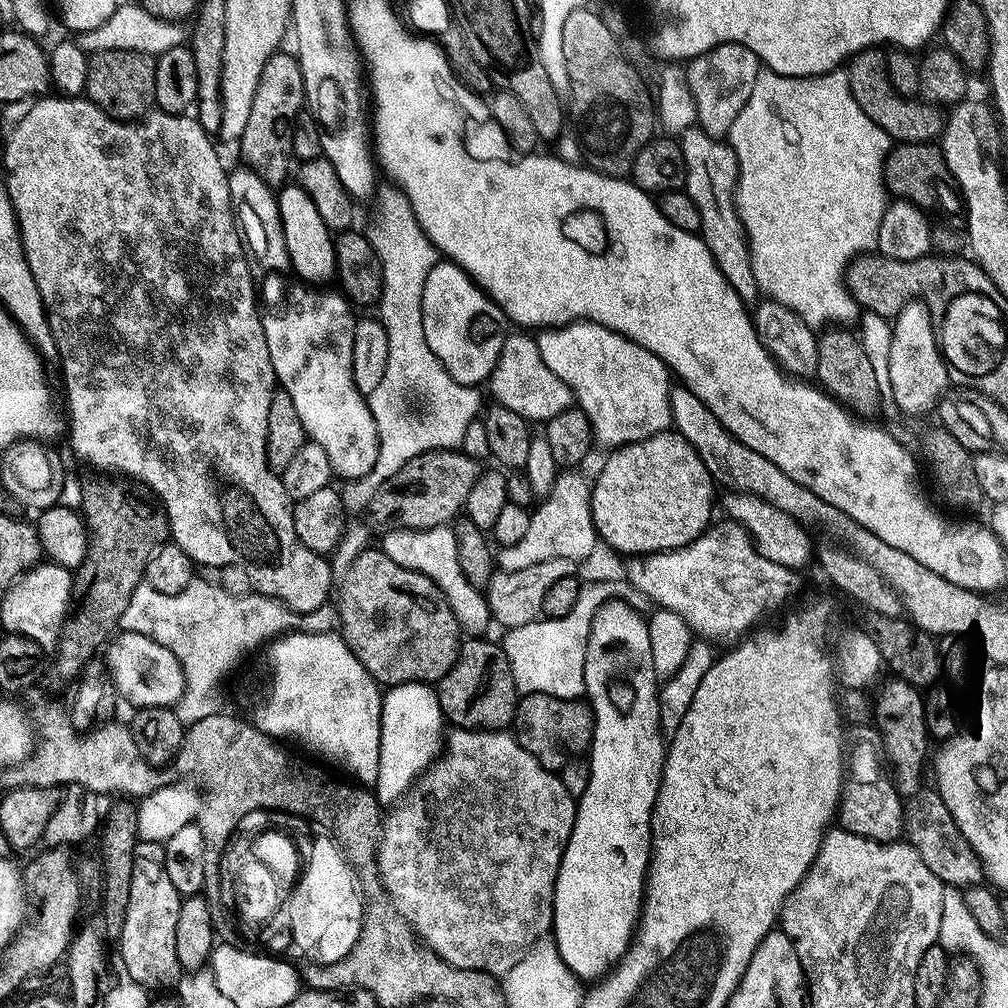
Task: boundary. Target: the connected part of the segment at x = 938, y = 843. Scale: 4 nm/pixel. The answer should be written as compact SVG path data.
M924 786L914 795L907 797L904 805L904 836L911 844L926 867L947 887L961 890L971 888L974 884L984 884L986 873L984 864L978 858L974 846L962 834L958 822L954 822L954 814L950 814L950 806L942 802L940 793L935 787Z

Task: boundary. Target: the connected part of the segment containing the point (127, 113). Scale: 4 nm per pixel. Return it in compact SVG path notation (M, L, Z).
M102 50L91 53L84 87L87 99L116 120L139 120L147 116L156 103L156 59L138 50Z

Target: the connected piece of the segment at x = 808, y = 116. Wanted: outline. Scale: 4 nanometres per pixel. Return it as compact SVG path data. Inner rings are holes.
M837 70L821 76L783 76L777 72L760 71L754 82L754 90L750 90L750 98L746 106L742 106L742 110L734 118L726 134L726 140L732 145L738 162L740 173L736 179L736 209L740 215L744 233L748 236L754 278L758 282L760 292L782 306L797 310L805 310L804 308L855 309L856 299L848 293L848 286L844 282L844 269L854 256L871 253L878 242L878 222L882 222L886 203L883 166L890 149L890 136L883 128L876 125L862 110L862 106L858 106L858 102L854 100L847 71Z

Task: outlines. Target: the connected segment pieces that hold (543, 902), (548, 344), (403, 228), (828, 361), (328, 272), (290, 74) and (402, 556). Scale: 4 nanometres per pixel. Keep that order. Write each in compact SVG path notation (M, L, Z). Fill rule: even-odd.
M453 727L447 733L446 747L436 763L431 764L421 776L413 780L411 788L387 809L383 817L378 850L380 880L398 914L402 914L404 921L412 927L412 931L441 958L459 968L482 970L489 972L491 976L502 978L527 954L531 944L545 939L551 933L554 914L552 899L556 889L556 879L564 851L570 842L570 834L574 830L577 807L577 797L572 796L570 790L566 790L559 775L540 765L538 758L527 752L511 731Z
M577 322L565 324L557 329L543 329L535 337L538 354L542 354L542 362L570 386L575 403L590 418L592 434L597 445L605 444L605 449L621 448L623 444L633 444L639 440L650 438L659 432L669 431L672 424L670 410L670 394L674 387L673 377L668 368L650 350L638 346L630 338L618 334L601 324Z
M391 182L381 183L375 200L376 205L372 208L372 225L366 228L366 235L374 246L382 266L384 292L380 295L378 319L384 325L386 338L390 342L390 358L386 358L386 374L382 374L382 382L378 382L372 395L367 397L368 408L372 411L376 429L380 432L380 453L368 476L362 480L345 483L344 488L341 487L343 504L349 513L356 512L359 508L360 511L367 509L370 497L383 486L384 481L390 479L398 470L402 470L402 466L406 466L410 458L435 448L460 450L470 422L477 420L485 407L484 400L480 397L481 389L455 380L446 370L446 366L442 366L434 350L430 350L430 342L426 342L426 330L422 326L422 290L426 286L430 270L434 270L438 262L436 247L422 230L402 189Z
M832 328L817 337L818 366L815 379L833 399L839 400L848 410L862 418L872 418L880 408L882 397L874 366L867 357L859 337L842 328Z
M299 182L285 183L276 192L276 201L282 218L282 238L286 238L286 254L291 271L293 273L296 271L304 279L301 281L307 282L309 285L327 285L327 280L331 281L336 274L336 242L332 229L326 226L326 222L322 222L322 214L318 214L318 209L314 207L310 194L306 194L306 190L302 190Z
M277 50L273 56L266 58L258 90L254 90L254 106L250 106L246 130L242 130L238 141L240 156L244 159L241 161L273 190L279 189L289 179L288 171L291 170L292 164L294 168L292 124L306 104L300 61L291 51L284 51Z
M451 527L427 528L426 530L410 530L409 528L393 528L383 533L382 551L398 566L406 566L406 570L414 570L426 578L433 580L448 600L454 618L461 629L468 634L480 634L492 620L492 612L488 609L488 597L481 589L474 587L462 574L462 566L458 562L458 546L456 534Z

